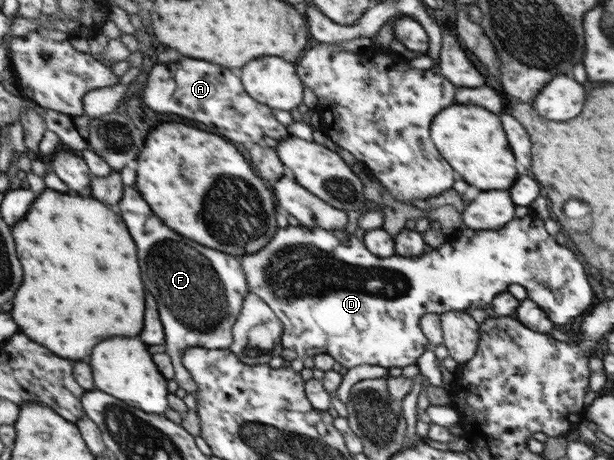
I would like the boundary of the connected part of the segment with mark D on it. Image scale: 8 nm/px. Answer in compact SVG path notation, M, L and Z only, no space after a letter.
M529 212L521 218L514 217L511 221L505 223L503 228L497 230L471 230L463 226L456 234L446 238L442 245L415 258L397 256L396 254L380 258L367 251L365 245L357 237L350 235L345 230L325 231L319 227L309 229L307 227L285 227L285 229L275 231L275 239L271 239L271 243L267 243L267 247L263 247L263 251L257 251L255 255L243 255L241 257L243 259L242 271L245 272L249 293L261 299L261 302L265 303L282 323L282 337L279 338L279 345L281 345L279 356L282 360L291 362L295 359L303 360L304 357L311 357L318 353L327 353L335 362L345 368L363 364L376 365L387 370L389 368L404 368L405 366L416 364L419 356L429 347L429 343L425 341L425 336L421 329L423 314L442 314L447 311L468 311L470 309L484 310L491 304L495 295L505 292L511 284L521 285L520 287L523 287L530 301L536 307L539 307L545 313L545 317L554 325L564 328L577 315L587 313L587 309L591 305L591 289L589 289L589 283L585 279L583 265L575 259L575 255L569 249L565 249L565 247L561 247L561 245L557 245L553 241L553 237L545 233L541 223L543 223L541 219Z

